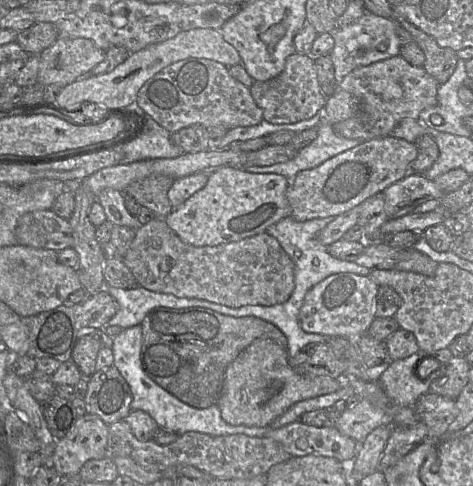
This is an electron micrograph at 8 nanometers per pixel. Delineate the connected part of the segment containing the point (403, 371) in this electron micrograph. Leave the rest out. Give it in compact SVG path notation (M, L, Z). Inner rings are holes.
M448 348L438 350L434 353L427 353L419 350L411 356L390 361L387 369L380 376L378 383L386 394L398 405L414 407L417 400L428 393L430 384L443 376L441 368L445 366L453 354ZM437 360L437 369L422 379L417 375L417 366L423 362Z

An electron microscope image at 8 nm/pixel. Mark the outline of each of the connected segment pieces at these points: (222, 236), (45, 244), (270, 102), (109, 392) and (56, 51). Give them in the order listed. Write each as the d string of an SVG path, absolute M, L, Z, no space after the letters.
M223 166L208 173L206 185L165 217L166 224L185 243L196 246L216 246L240 241L263 233L266 229L289 216L290 206L286 198L287 178L279 174L256 174Z
M50 210L24 214L18 221L15 236L18 245L56 252L72 248L74 243L69 220Z
M297 52L287 57L285 67L278 76L267 81L253 81L249 90L255 103L262 110L263 119L272 124L292 124L310 119L323 109L327 98L321 92L313 59L309 54Z
M112 365L89 377L84 402L88 414L95 414L107 425L124 420L131 410L133 395L118 369Z
M61 38L39 54L37 82L64 87L84 77L105 58L105 51L87 38Z

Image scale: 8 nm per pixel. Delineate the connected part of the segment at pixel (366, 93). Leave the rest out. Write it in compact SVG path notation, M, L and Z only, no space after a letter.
M400 54L360 66L349 72L338 85L360 101L358 112L341 122L332 124L334 132L348 139L371 140L390 136L397 124L405 118L418 119L426 108L437 104L439 83L423 66L414 66Z

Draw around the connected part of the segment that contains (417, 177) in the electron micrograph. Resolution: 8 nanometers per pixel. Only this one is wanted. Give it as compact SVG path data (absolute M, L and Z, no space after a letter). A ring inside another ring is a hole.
M410 171L403 179L384 191L385 212L388 219L395 219L413 212L414 208L430 199L441 199L445 194L423 173Z

